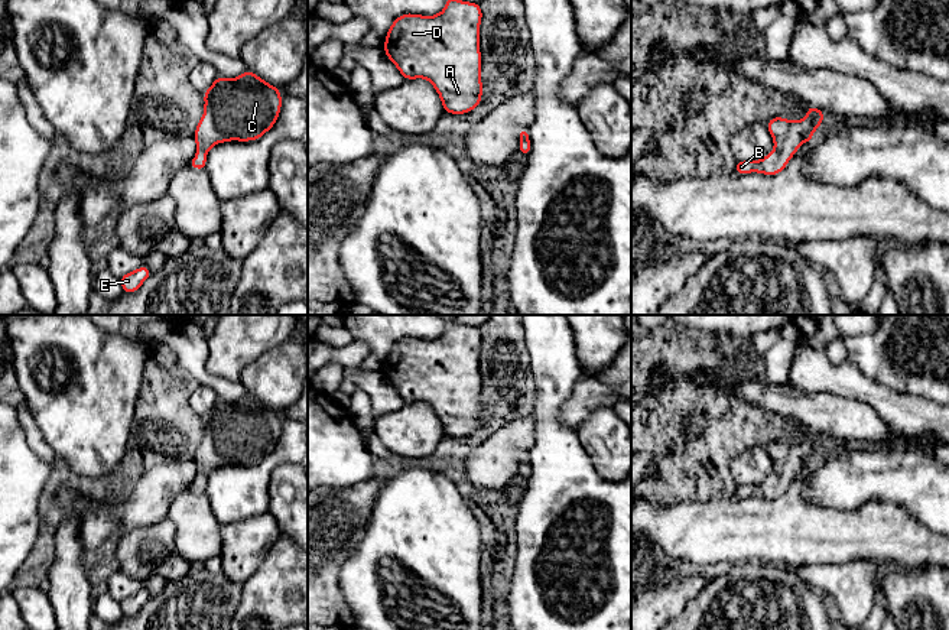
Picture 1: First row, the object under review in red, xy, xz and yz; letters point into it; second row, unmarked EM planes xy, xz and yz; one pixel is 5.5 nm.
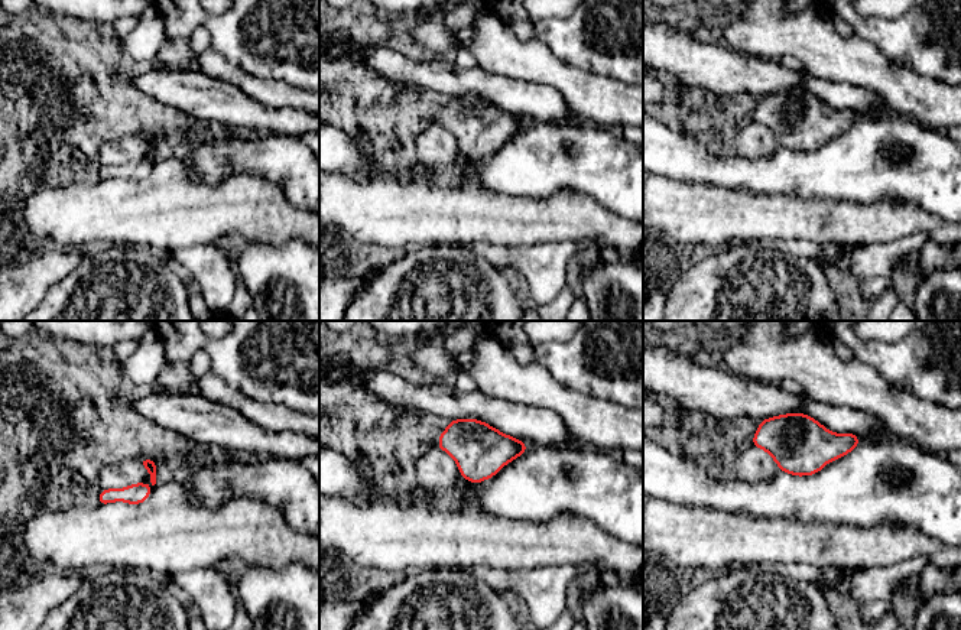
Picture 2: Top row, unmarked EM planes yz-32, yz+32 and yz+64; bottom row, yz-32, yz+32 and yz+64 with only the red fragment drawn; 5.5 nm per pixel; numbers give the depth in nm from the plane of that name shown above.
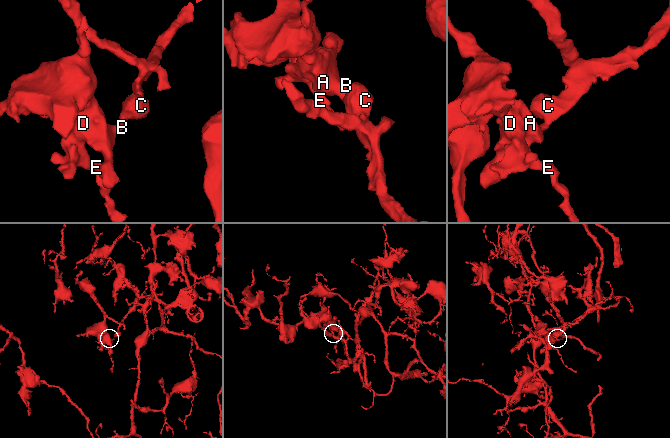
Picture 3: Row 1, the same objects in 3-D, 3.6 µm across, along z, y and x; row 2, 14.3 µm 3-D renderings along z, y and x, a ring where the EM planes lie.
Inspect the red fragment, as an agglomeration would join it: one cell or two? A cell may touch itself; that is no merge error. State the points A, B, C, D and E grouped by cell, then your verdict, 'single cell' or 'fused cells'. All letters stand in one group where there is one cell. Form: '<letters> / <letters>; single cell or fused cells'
A B C D E; single cell

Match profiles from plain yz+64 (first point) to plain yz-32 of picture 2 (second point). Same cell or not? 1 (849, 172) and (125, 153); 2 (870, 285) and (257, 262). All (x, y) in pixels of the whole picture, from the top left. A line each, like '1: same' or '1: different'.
1: different
2: different

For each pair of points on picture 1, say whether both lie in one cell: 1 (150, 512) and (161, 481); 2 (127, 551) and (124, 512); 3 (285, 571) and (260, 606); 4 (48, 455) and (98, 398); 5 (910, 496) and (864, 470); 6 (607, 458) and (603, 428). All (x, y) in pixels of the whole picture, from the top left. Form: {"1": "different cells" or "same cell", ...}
{"1": "same cell", "2": "different cells", "3": "same cell", "4": "different cells", "5": "same cell", "6": "same cell"}

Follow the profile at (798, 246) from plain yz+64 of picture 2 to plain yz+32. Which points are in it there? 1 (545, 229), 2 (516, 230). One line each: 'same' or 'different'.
1: different
2: different

